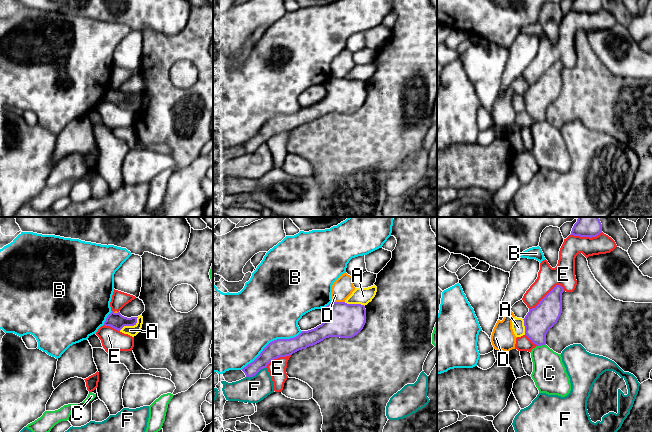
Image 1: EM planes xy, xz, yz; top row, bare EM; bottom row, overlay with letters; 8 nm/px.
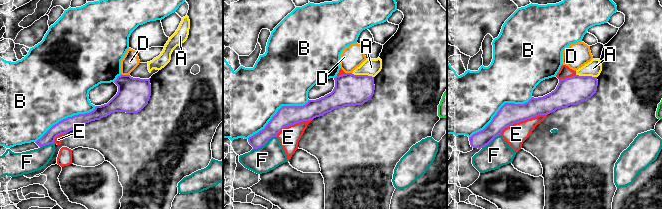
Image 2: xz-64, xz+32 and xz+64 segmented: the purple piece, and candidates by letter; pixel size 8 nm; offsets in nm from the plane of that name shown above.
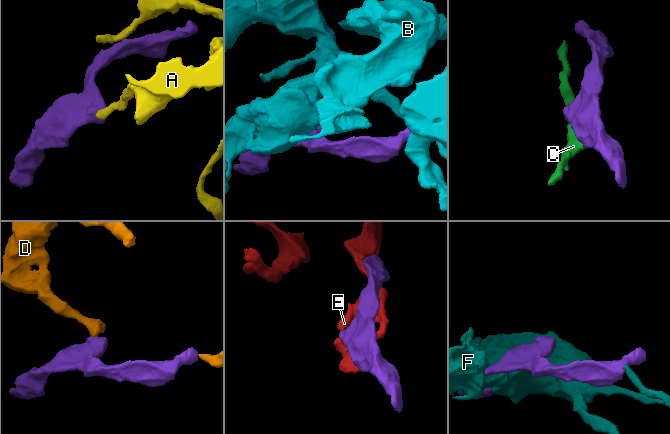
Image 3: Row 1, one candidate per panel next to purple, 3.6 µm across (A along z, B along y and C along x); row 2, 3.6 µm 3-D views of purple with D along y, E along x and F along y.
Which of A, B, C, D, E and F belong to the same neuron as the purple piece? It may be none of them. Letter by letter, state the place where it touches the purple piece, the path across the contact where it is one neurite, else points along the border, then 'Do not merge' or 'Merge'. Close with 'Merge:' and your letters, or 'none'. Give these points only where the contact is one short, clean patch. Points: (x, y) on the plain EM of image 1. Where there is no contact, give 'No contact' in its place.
A: Touches purple at xy (130, 101). Do not merge
B: Touches purple at xz (272, 117). Do not merge
C: Touches purple at yz (541, 120). Boundary: yz (545, 119), (537, 122). Do not merge
D: Touches purple at xz (338, 78). Do not merge
E: Touches purple at yz (546, 71). Do not merge
F: Touches purple at xz (255, 150). Do not merge
Merge: none

